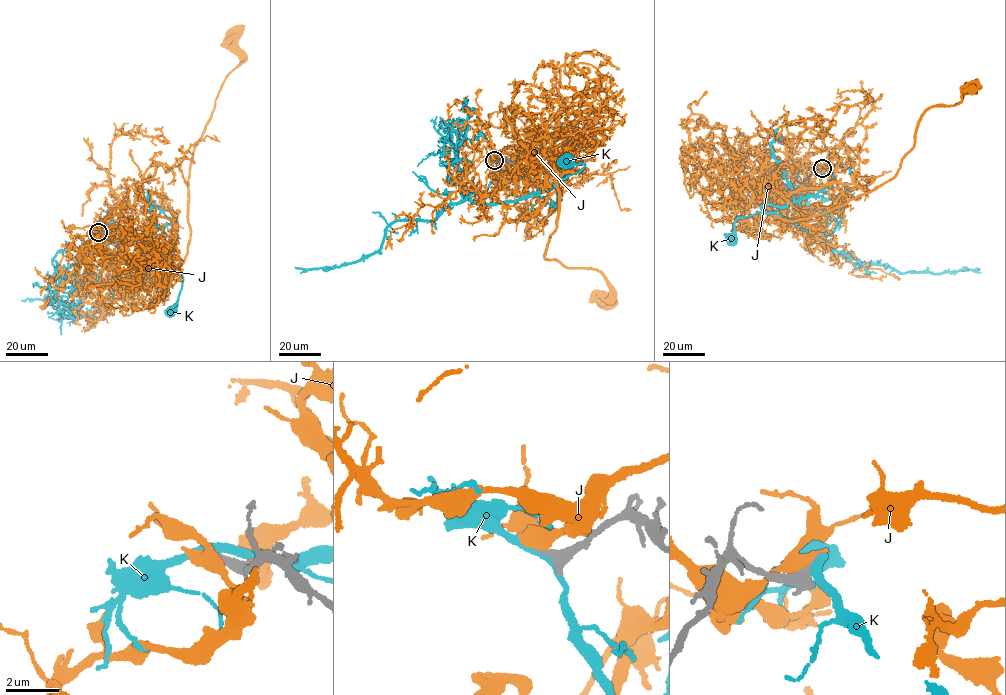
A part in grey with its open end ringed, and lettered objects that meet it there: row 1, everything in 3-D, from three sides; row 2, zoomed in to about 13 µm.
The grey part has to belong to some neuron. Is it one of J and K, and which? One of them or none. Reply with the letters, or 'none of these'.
none of these

